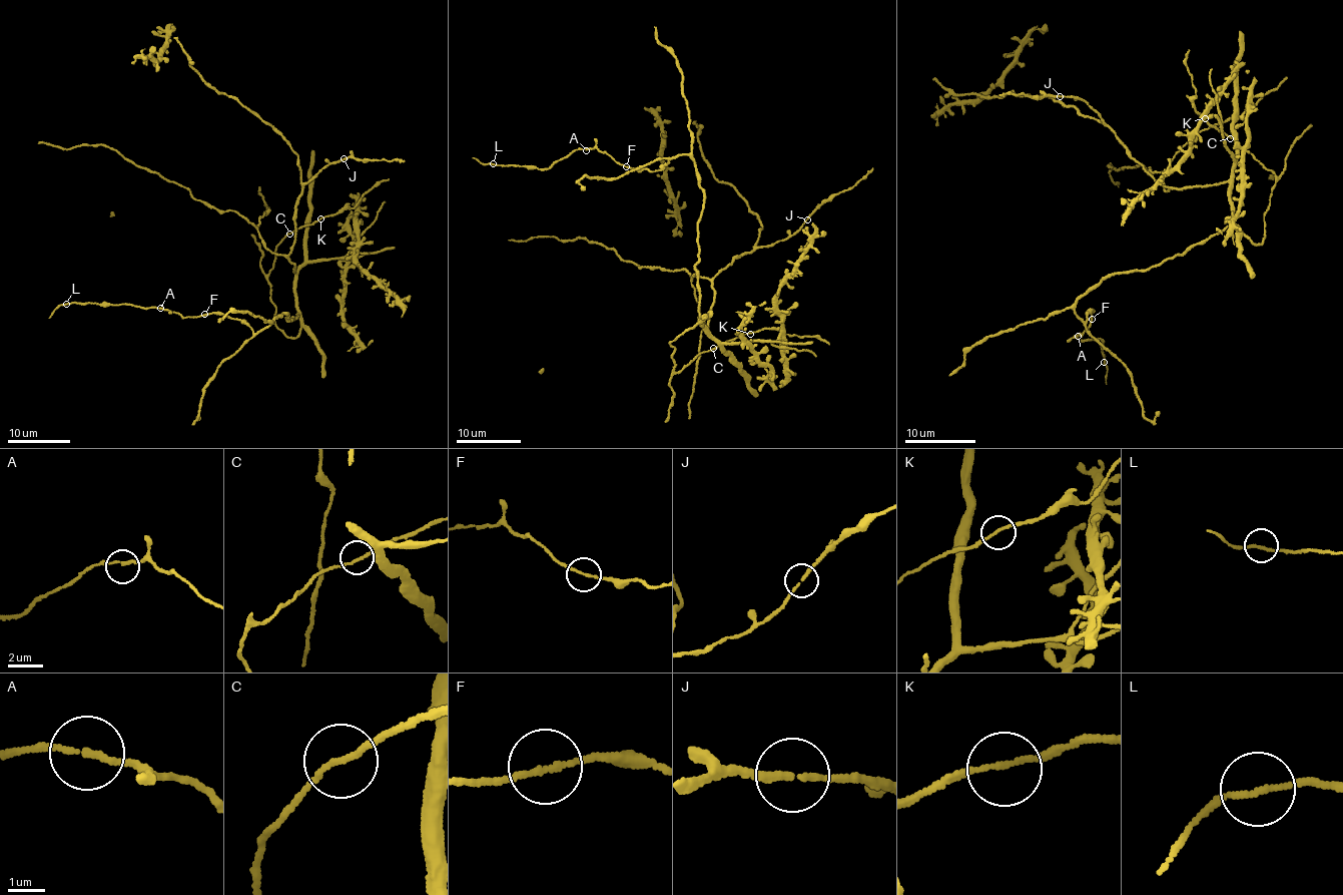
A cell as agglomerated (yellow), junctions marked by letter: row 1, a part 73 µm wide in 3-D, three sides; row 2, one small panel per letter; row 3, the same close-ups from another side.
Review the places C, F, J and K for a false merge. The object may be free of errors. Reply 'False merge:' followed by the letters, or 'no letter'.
False merge: no letter

